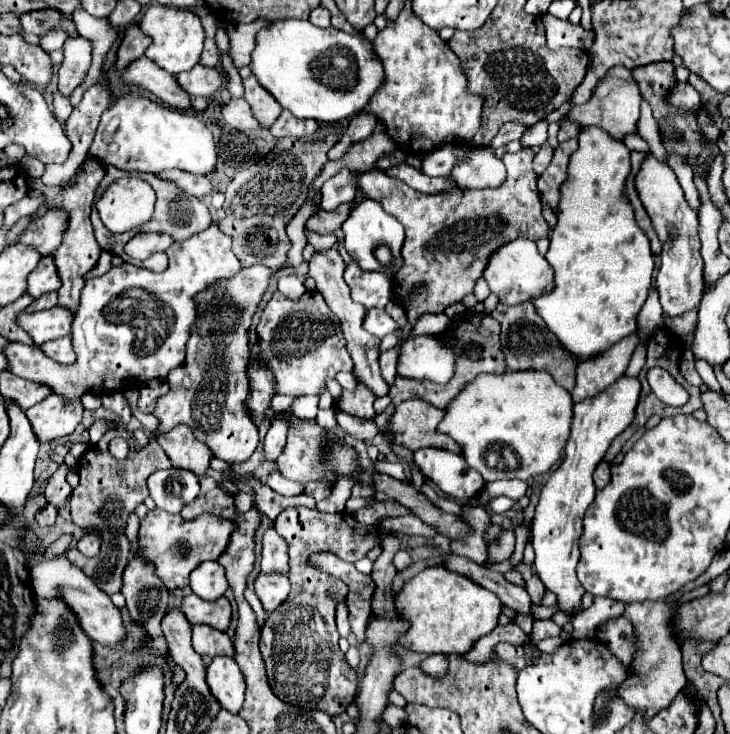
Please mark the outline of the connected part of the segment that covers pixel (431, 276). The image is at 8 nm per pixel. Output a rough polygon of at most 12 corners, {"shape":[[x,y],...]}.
{"shape":[[532,149],[482,191],[356,175],[406,229],[394,299],[410,325],[470,295],[488,259],[548,237]]}

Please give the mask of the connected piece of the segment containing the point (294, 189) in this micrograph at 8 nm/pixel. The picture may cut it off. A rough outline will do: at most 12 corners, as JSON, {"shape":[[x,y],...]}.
{"shape":[[342,133],[278,139],[236,173],[218,227],[242,267],[278,271],[286,225]]}

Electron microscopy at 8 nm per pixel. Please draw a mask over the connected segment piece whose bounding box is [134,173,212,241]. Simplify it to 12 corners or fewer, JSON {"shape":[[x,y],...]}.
{"shape":[[152,173],[156,213],[138,231],[192,237],[212,223],[208,207]]}

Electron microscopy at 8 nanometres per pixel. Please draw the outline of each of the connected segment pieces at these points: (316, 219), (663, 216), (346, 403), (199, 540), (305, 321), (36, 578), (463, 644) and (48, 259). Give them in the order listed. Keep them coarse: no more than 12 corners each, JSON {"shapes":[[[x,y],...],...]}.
{"shapes":[[[350,203],[320,211],[306,221],[306,231],[328,235],[342,227]],[[668,167],[636,189],[662,241],[656,287],[672,319],[700,305],[698,217]],[[362,383],[342,391],[336,409],[368,421],[376,415],[374,395]],[[154,509],[138,547],[168,589],[226,551],[234,521]],[[320,291],[266,303],[256,327],[276,393],[352,371]],[[66,557],[36,565],[40,597],[60,595],[84,633],[124,645],[120,609]],[[426,567],[396,595],[400,645],[466,655],[496,629],[498,595]],[[44,255],[28,277],[36,299],[60,289],[54,257]]]}

